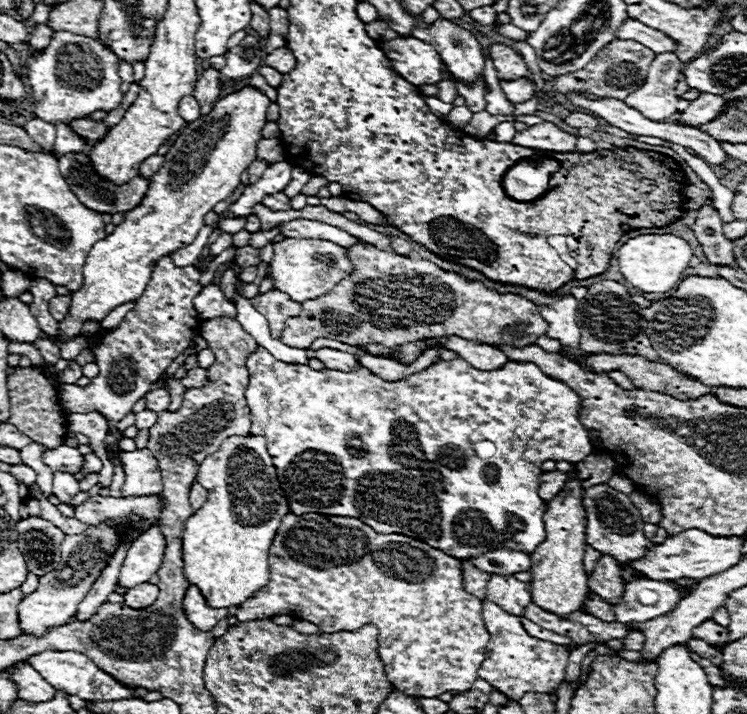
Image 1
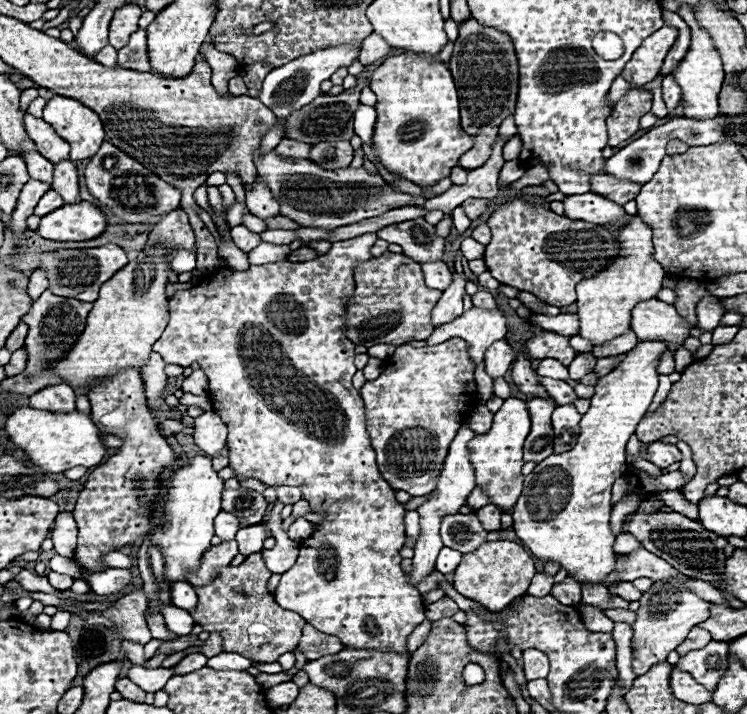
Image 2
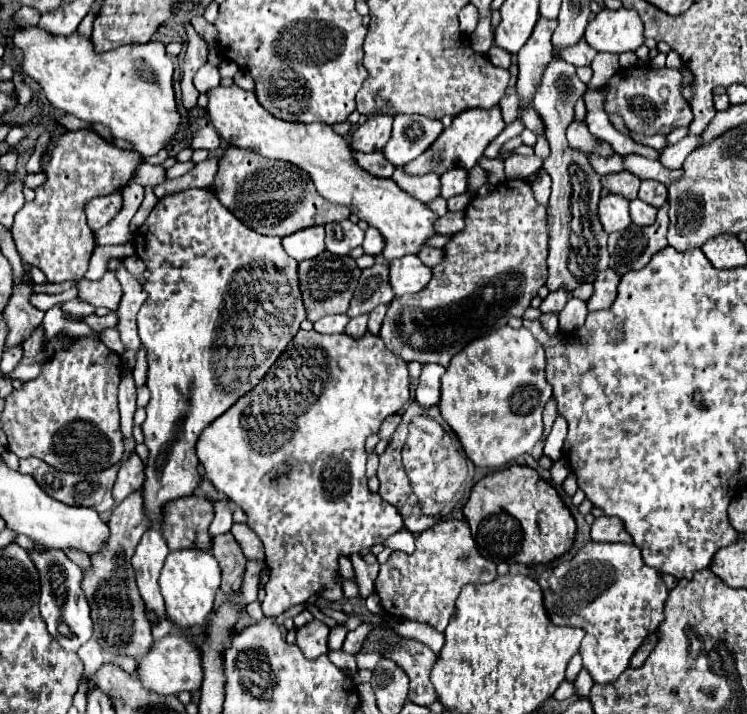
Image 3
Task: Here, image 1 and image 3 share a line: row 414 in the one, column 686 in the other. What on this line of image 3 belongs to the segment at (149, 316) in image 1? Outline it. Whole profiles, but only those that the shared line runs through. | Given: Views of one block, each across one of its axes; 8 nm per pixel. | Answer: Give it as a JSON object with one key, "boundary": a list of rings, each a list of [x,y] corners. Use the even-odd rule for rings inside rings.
{"boundary":[[[626,68],[620,70],[610,78],[610,82],[604,86],[604,108],[606,112],[616,112],[624,118],[624,124],[632,132],[640,134],[670,134],[674,128],[690,126],[692,122],[692,110],[690,104],[680,94],[680,70],[670,68]]]}

